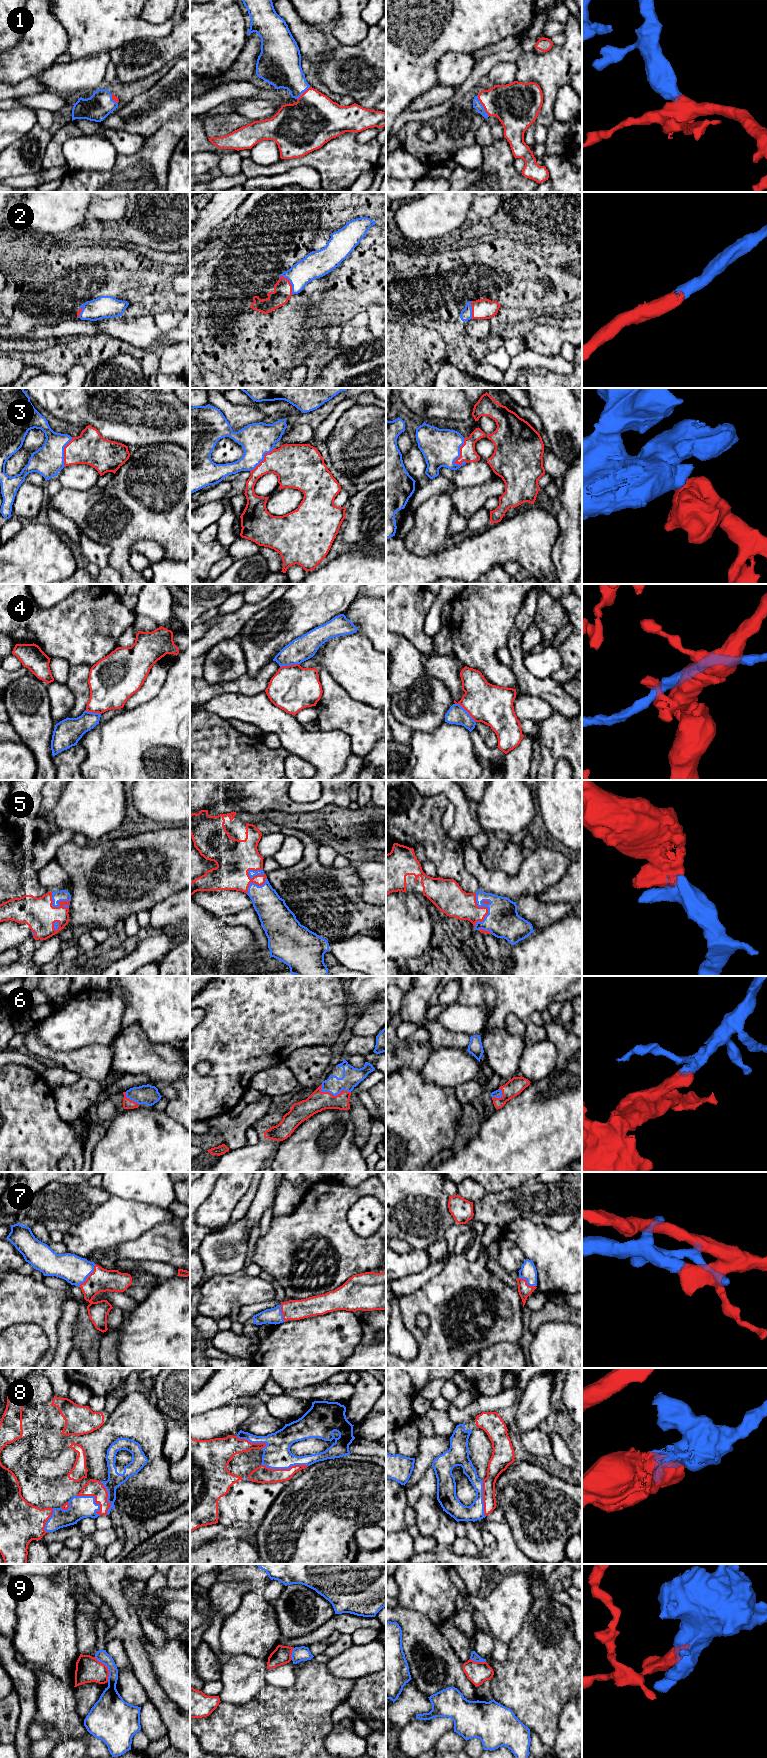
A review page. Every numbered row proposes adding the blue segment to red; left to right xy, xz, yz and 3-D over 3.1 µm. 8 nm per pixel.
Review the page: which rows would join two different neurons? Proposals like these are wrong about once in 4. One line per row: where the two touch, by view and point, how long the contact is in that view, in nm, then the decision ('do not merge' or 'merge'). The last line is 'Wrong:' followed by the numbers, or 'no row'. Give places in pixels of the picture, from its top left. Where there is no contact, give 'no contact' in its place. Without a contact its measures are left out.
1: contact yz (483, 106); length 200 nm; merge
2: contact xz (290, 284); length 190 nm; merge
3: contact yz (460, 451); length 240 nm; merge
4: contact yz (466, 710); length 220 nm; do not merge
5: contact yz (487, 908); length 280 nm; merge
6: contact xz (334, 1096); length 260 nm; merge
7: contact xy (88, 1276); length 240 nm; merge
8: contact xz (284, 1469); length 380 nm; merge
9: contact xy (107, 1668); length 240 nm; do not merge
Wrong: 4, 9

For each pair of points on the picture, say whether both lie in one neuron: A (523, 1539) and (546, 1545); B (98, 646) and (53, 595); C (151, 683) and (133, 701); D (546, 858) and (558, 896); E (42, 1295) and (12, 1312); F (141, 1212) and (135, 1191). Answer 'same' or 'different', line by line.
A: same
B: different
C: same
D: different
E: same
F: different

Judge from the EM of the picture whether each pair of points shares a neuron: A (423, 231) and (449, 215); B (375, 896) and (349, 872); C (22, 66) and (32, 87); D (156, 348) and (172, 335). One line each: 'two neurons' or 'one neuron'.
A: one neuron
B: two neurons
C: two neurons
D: one neuron

